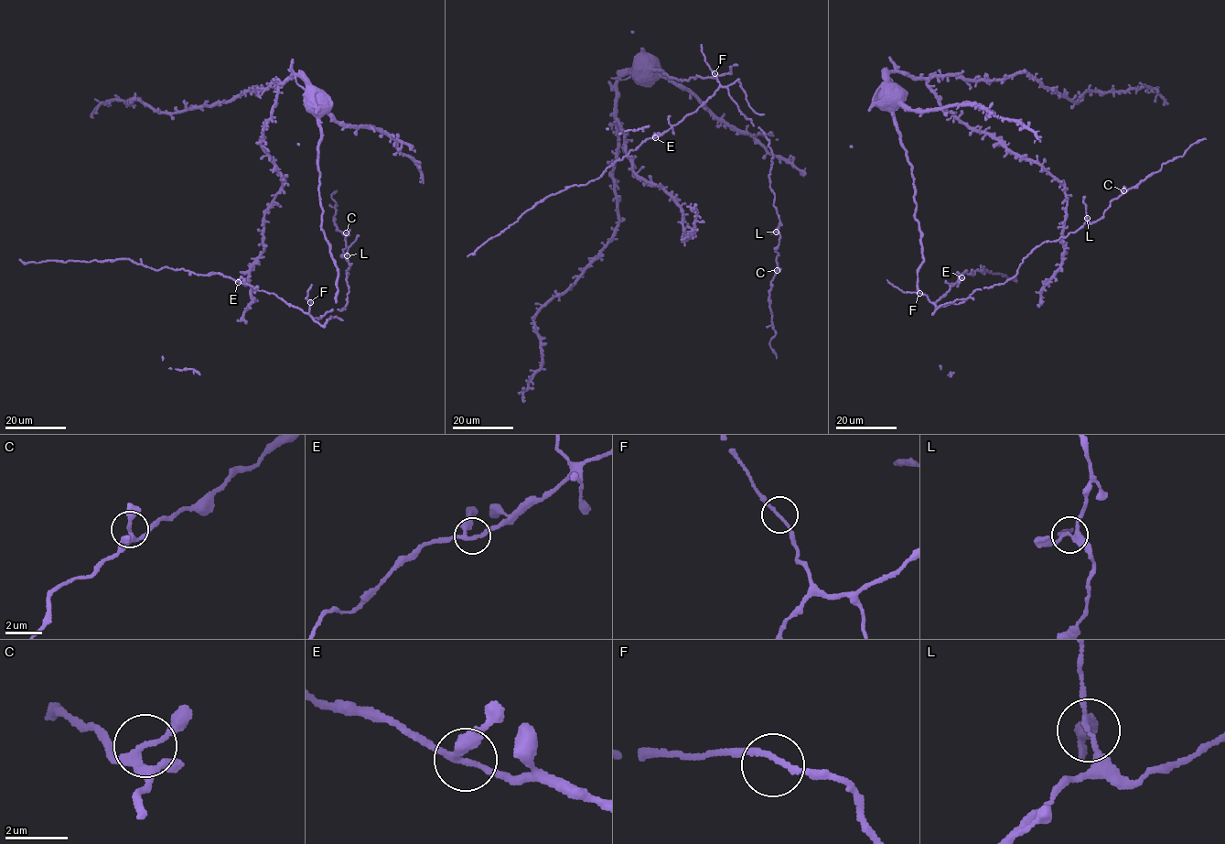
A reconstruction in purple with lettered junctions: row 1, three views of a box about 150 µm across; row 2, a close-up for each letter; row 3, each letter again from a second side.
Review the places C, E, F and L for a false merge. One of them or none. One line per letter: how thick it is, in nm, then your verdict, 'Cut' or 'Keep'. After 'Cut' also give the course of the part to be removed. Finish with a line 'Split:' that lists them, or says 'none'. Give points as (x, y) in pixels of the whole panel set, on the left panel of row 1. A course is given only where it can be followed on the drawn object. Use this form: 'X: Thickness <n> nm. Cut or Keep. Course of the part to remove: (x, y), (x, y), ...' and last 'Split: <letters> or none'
C: Thickness 190 nm. Keep
E: Thickness 170 nm. Keep
F: Thickness 150 nm. Keep
L: Thickness 140 nm. Keep
Split: none

